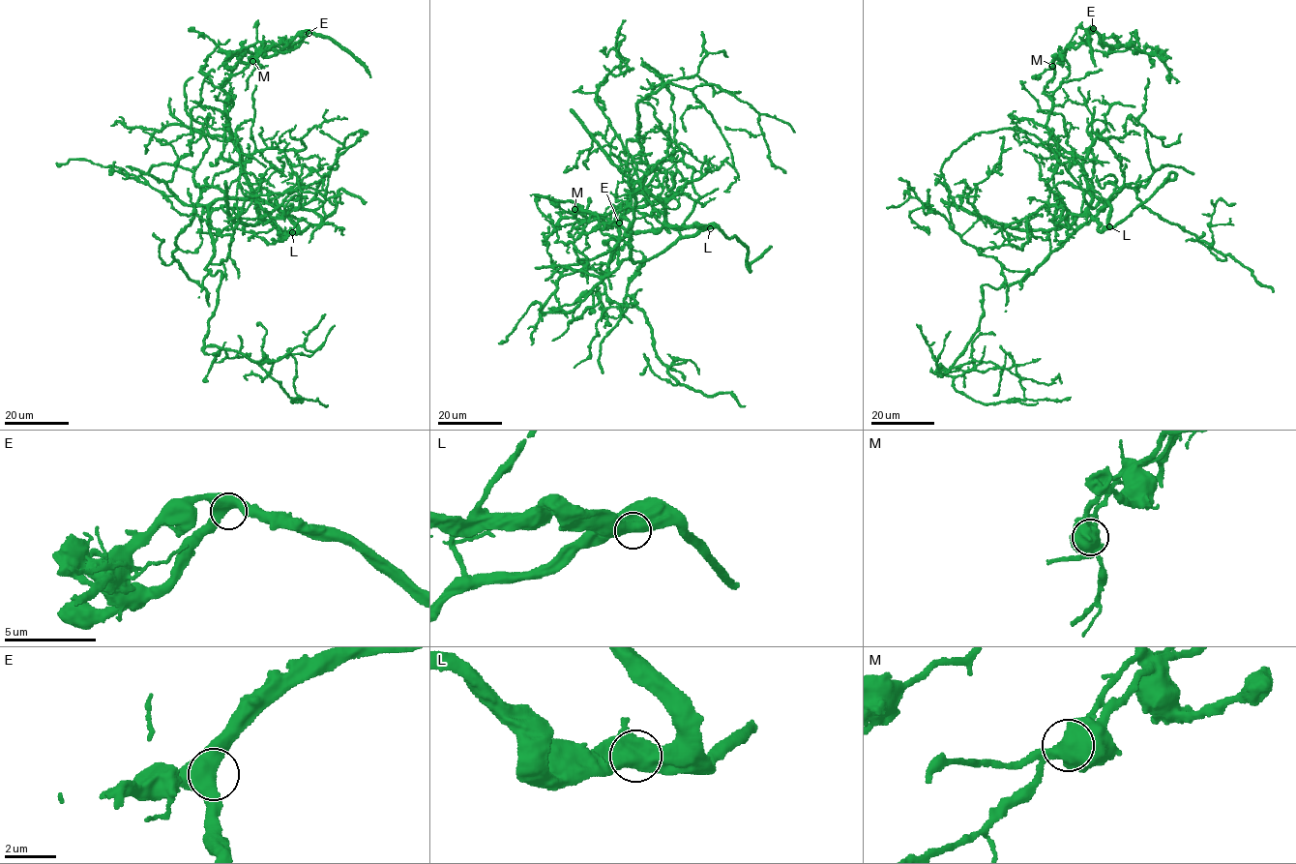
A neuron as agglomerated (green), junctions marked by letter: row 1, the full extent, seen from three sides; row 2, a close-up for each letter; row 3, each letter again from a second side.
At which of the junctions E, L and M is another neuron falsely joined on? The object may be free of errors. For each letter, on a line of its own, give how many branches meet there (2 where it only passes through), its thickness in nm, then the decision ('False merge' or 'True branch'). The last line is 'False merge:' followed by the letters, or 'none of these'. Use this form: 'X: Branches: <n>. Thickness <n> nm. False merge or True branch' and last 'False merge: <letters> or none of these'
E: Branches: 3. Thickness 500 nm. True branch
L: Branches: 3. Thickness 600 nm. True branch
M: Branches: 3. Thickness 600 nm. False merge
False merge: M

